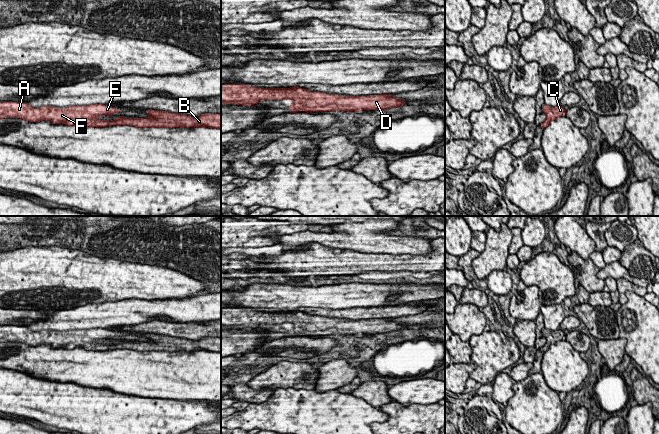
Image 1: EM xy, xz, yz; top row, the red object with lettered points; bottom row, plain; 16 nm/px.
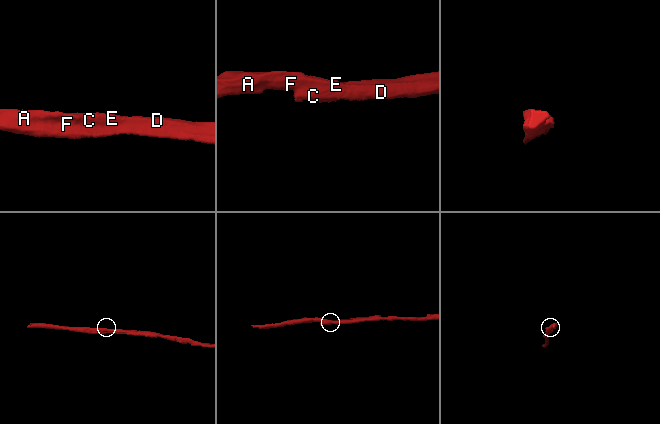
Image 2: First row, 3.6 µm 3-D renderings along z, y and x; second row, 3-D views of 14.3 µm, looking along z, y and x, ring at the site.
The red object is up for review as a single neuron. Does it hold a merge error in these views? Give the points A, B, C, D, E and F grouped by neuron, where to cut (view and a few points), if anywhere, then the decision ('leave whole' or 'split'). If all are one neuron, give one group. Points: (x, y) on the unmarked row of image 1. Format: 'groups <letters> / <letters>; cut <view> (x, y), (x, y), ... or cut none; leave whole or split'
groups A B C D E F; cut none; leave whole

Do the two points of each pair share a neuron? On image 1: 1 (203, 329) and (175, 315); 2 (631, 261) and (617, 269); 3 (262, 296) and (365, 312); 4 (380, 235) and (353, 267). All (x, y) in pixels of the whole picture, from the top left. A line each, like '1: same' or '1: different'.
1: different
2: different
3: different
4: different

